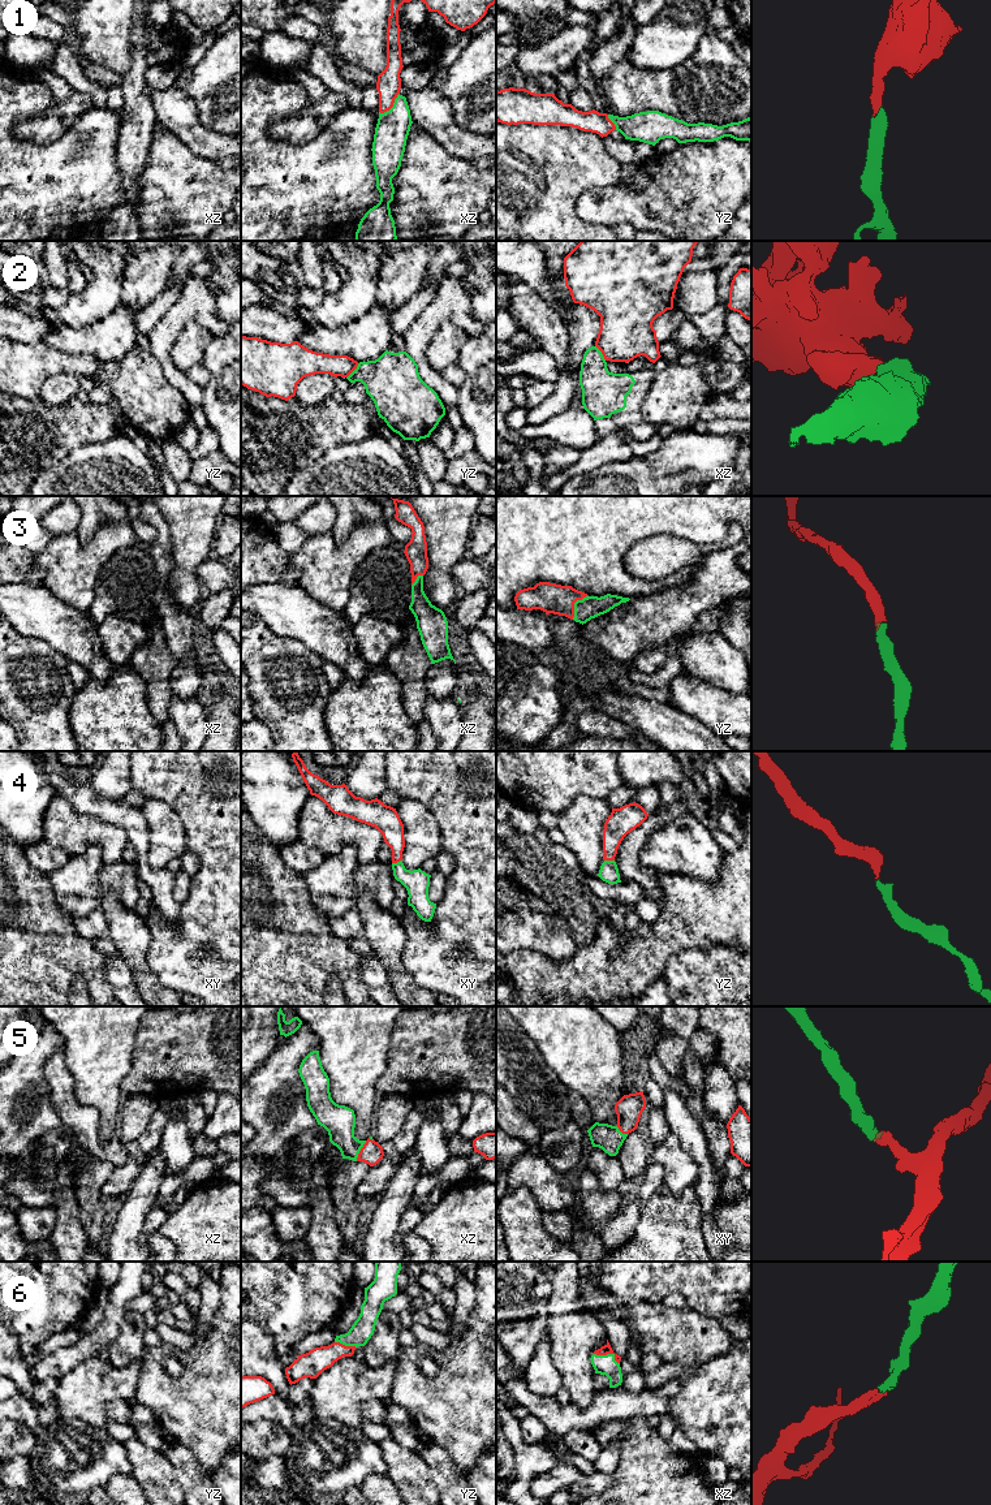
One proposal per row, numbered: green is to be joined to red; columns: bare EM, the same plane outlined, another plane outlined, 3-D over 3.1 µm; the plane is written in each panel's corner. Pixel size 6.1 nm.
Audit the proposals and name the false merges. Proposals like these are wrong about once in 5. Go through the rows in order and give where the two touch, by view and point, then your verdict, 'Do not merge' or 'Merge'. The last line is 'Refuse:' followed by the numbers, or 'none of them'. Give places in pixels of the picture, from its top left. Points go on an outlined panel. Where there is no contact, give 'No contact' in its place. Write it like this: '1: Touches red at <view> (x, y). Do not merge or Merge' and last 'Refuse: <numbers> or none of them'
1: Touches red at xz (392, 106). Merge
2: Touches red at yz (353, 370). Do not merge
3: Touches red at yz (573, 604). Merge
4: Touches red at xy (396, 862). Merge
5: Touches red at xz (360, 1151). Merge
6: Touches red at xz (607, 1353). Merge
Refuse: 2

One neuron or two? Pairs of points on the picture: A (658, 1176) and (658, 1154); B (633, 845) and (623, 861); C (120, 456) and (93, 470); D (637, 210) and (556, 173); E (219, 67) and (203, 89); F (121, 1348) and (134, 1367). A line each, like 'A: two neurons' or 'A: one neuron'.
A: two neurons
B: one neuron
C: one neuron
D: two neurons
E: one neuron
F: two neurons

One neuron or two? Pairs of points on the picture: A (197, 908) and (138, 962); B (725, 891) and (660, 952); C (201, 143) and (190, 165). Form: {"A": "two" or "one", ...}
{"A": "two", "B": "one", "C": "two"}

